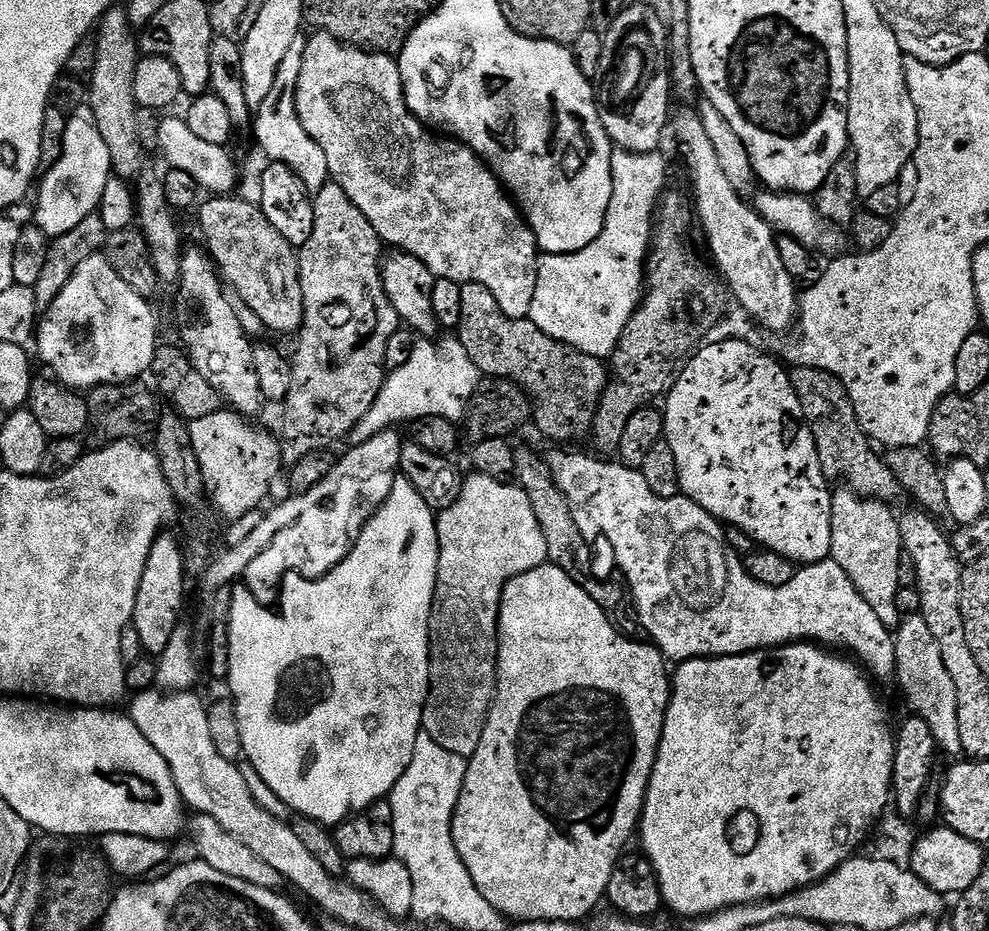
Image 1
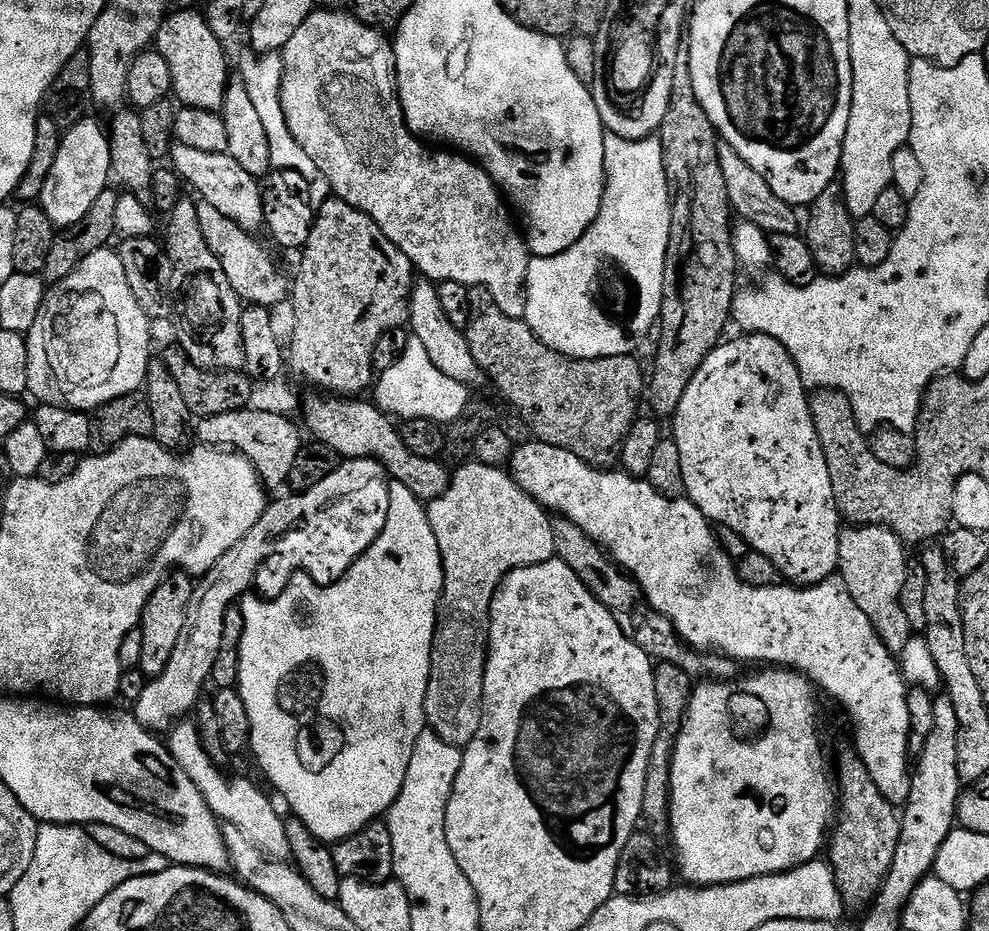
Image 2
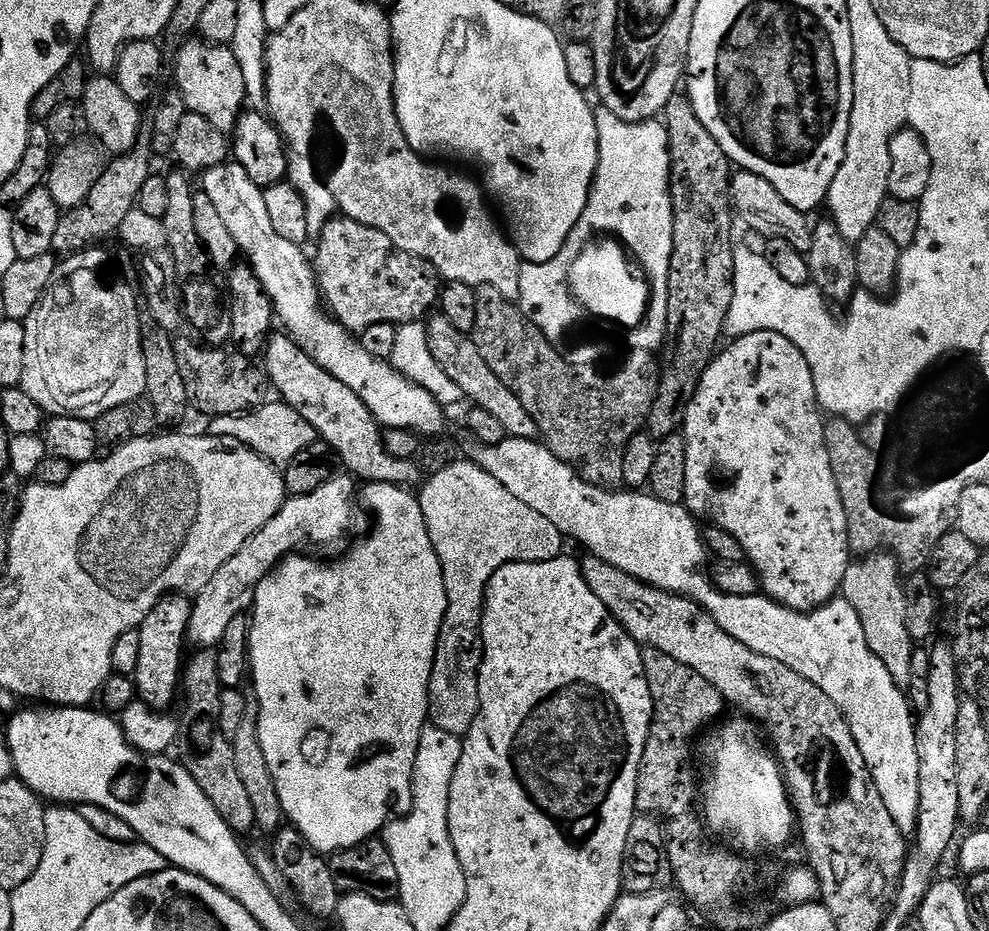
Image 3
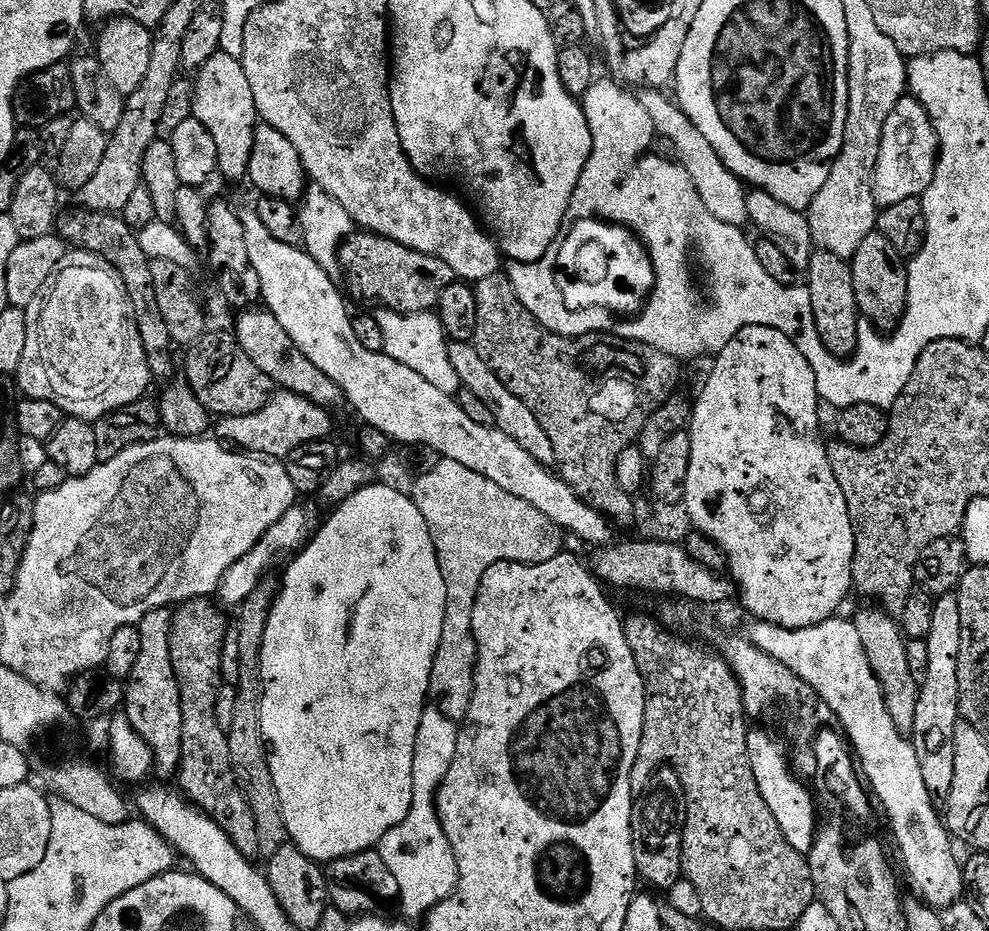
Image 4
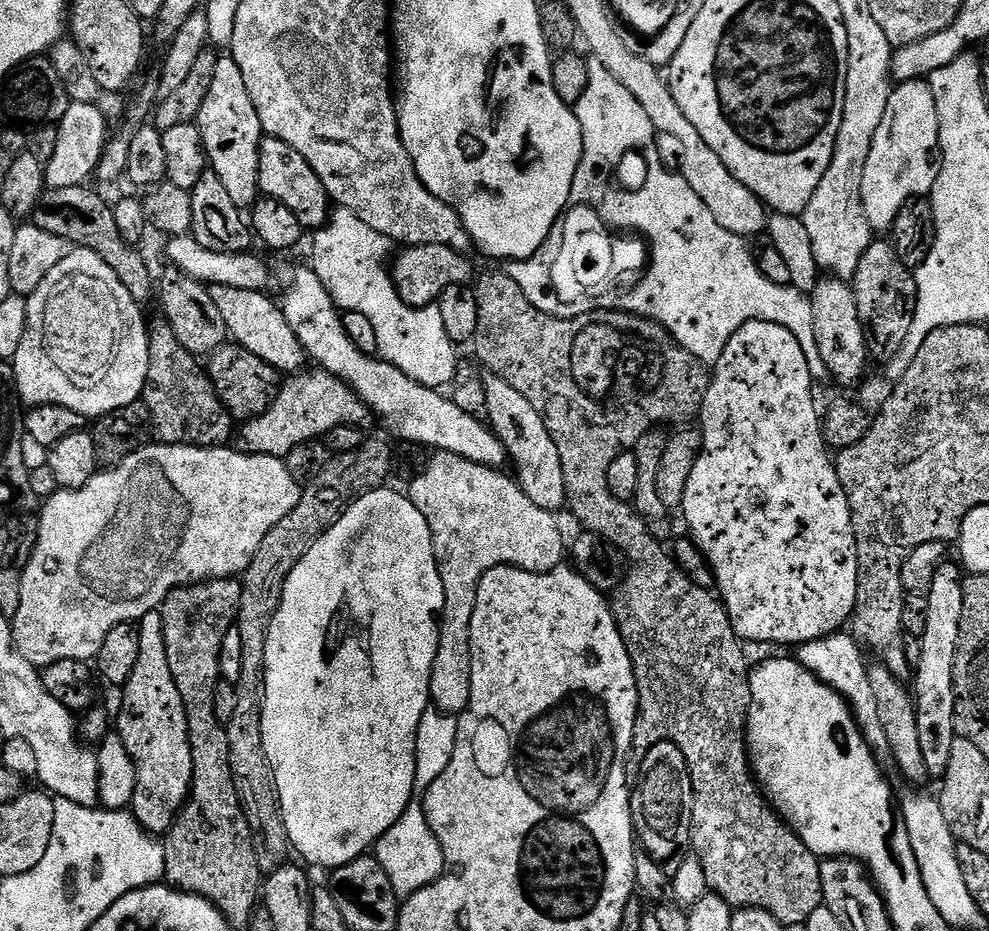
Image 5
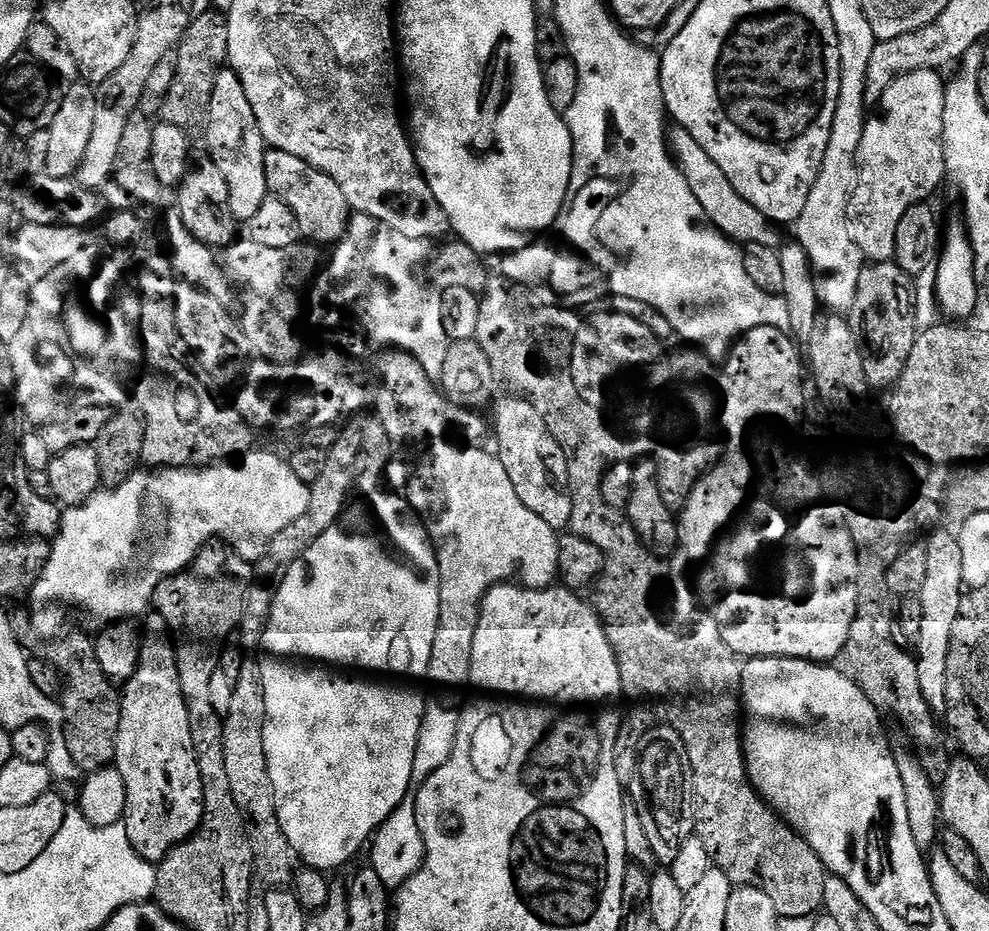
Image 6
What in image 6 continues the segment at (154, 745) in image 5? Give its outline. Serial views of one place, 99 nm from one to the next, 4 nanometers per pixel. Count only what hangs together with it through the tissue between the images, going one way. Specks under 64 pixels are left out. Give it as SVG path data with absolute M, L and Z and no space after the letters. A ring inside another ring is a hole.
M152 614L147 620L138 670L122 688L114 767L120 772L126 788L122 821L126 838L130 838L130 846L134 846L144 860L159 862L171 848L190 839L200 828L204 817L204 791L202 774L198 774L198 758L194 754L194 738L190 738L190 718L178 678L176 649L168 637L164 619Z

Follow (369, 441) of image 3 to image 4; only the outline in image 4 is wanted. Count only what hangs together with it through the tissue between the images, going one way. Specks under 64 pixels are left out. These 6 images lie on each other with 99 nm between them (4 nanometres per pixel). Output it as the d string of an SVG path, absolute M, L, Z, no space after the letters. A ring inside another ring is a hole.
M253 306L243 309L237 316L240 317L234 327L236 340L242 350L246 350L250 362L254 362L254 366L258 366L258 370L262 370L262 374L266 374L266 378L270 378L277 389L298 394L329 410L336 410L339 404L345 403L339 386L330 382L330 378L326 378L326 374L322 374L322 370L318 370L318 366L314 366L314 362L310 362L310 358L306 358L298 346L294 346L290 334L286 334L286 329L272 312L263 306Z

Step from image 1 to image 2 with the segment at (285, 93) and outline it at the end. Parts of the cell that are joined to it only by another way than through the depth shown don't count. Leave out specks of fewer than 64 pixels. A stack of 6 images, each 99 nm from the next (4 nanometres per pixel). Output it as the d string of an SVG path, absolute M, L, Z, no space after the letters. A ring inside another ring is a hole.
M266 52L255 58L257 60L245 62L242 79L254 102L256 113L260 116L262 123L266 125L266 138L270 141L272 167L273 169L294 170L298 174L302 174L302 178L306 178L306 182L310 186L310 202L313 209L318 209L332 196L332 187L326 174L322 174L322 170L318 170L318 165L310 159L310 154L306 154L306 150L302 150L302 146L298 146L294 134L290 134L290 126L286 126L286 114L282 114L282 94L280 93L284 77L284 57L280 52Z

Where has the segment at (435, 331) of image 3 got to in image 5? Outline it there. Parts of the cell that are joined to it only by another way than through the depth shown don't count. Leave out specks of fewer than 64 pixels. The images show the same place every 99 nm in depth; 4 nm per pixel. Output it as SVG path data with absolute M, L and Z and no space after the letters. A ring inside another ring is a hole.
M488 374L483 377L486 388L486 410L488 411L487 423L490 425L497 438L502 442L504 449L508 451L510 464L516 467L514 479L520 489L542 510L553 514L559 513L559 508L565 507L568 495L566 494L566 482L562 474L562 458L558 458L558 446L554 446L554 438L550 438L550 430L546 430L546 422L510 386L510 382L502 382L502 378Z

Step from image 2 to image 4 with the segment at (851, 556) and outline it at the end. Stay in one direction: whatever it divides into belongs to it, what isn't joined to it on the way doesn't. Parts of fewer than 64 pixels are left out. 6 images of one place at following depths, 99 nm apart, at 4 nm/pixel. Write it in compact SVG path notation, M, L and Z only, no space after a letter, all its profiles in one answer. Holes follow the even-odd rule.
M864 606L857 616L854 616L854 623L860 639L862 650L866 650L866 659L870 662L870 670L878 678L882 686L882 694L886 698L886 710L890 714L894 726L902 733L911 733L914 726L914 713L918 710L920 701L921 681L910 674L909 659L907 657L908 640L904 631L900 629L897 617L889 616L879 606Z

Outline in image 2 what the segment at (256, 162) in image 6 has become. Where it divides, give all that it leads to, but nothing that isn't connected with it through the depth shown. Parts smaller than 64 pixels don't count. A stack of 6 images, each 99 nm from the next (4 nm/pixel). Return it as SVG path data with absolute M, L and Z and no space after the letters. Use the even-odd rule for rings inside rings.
M169 11L154 41L155 51L166 58L170 66L170 78L175 99L185 108L198 108L220 112L224 106L230 73L228 56L224 53L225 45L214 38L207 19L196 12Z

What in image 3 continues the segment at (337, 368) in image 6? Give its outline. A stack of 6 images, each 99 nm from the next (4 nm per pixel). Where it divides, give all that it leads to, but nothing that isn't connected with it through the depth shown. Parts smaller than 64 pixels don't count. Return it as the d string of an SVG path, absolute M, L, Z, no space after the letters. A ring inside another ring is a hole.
M265 402L254 411L244 412L240 416L215 417L211 421L211 435L217 438L229 436L230 439L236 440L232 442L252 449L263 460L269 460L271 464L277 466L286 465L290 462L290 458L294 458L294 454L298 454L306 446L317 443L318 437L314 426L310 426L310 422L306 422L306 418L298 414L298 410L283 402L275 403Z

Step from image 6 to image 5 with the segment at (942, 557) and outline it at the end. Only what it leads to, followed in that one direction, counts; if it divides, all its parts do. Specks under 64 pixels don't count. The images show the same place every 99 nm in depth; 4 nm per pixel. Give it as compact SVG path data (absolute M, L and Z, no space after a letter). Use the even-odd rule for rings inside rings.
M946 562L938 566L934 582L927 594L930 610L926 614L926 634L919 637L921 660L914 667L914 699L918 718L918 743L922 750L922 762L926 762L928 776L943 778L946 766L950 766L950 750L954 750L956 734L956 691L954 690L954 658L958 650L958 638L962 626L962 602L964 601L964 576L959 563Z

